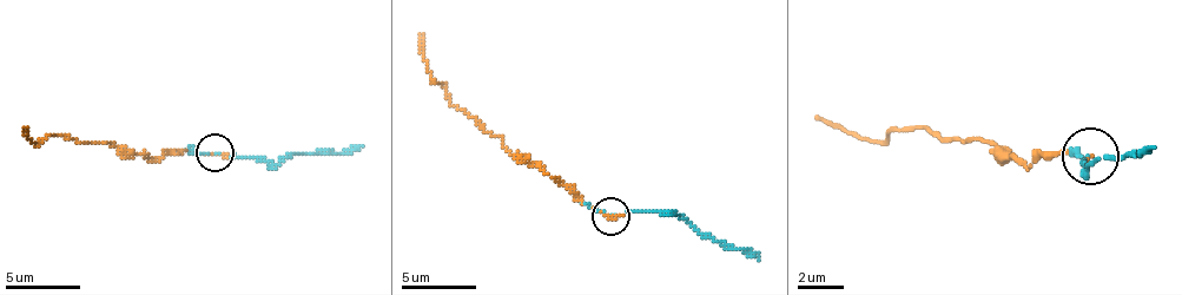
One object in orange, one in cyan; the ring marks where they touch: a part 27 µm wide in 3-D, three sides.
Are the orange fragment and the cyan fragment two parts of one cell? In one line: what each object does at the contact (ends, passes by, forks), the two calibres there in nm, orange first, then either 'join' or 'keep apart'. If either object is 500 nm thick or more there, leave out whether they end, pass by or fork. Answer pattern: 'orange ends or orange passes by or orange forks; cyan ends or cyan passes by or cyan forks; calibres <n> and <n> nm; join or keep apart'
orange ends; cyan passes by; calibres 200 and 110 nm; join

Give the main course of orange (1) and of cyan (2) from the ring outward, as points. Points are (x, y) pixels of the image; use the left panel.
1: (216, 153), (185, 150), (152, 157), (125, 153), (106, 143), (61, 135), (31, 143), (24, 128)
2: (216, 153), (279, 165), (295, 153), (351, 153), (363, 146)

